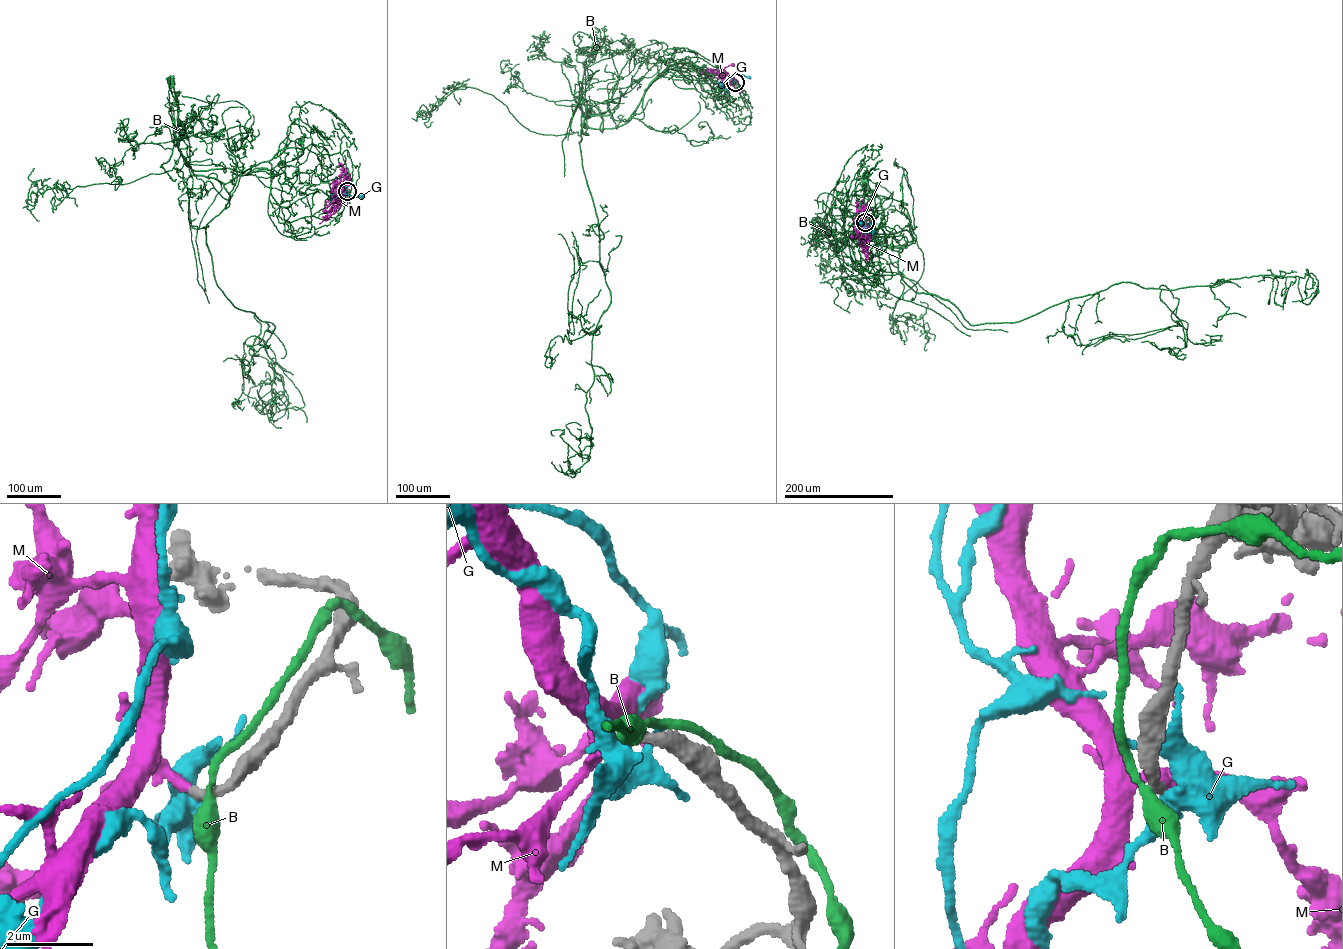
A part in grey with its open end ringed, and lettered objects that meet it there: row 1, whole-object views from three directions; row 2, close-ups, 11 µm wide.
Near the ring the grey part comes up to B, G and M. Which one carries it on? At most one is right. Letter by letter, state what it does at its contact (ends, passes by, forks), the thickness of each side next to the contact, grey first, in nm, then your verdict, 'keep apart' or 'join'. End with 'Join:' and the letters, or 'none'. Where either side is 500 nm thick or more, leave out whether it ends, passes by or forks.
B: it passes by | 320/300 nm | keep apart
G: 240/500 nm | keep apart
M: it passes by | 240/170 nm | join
Join: M

